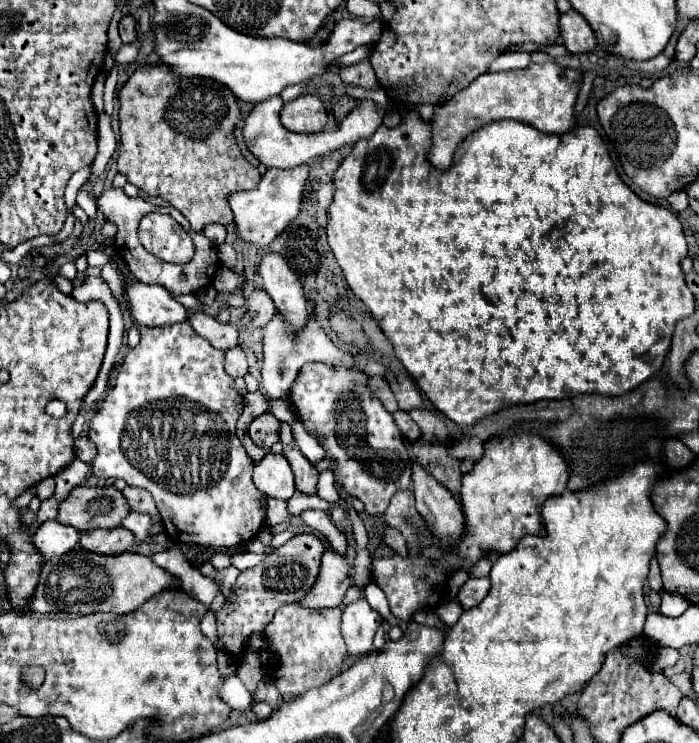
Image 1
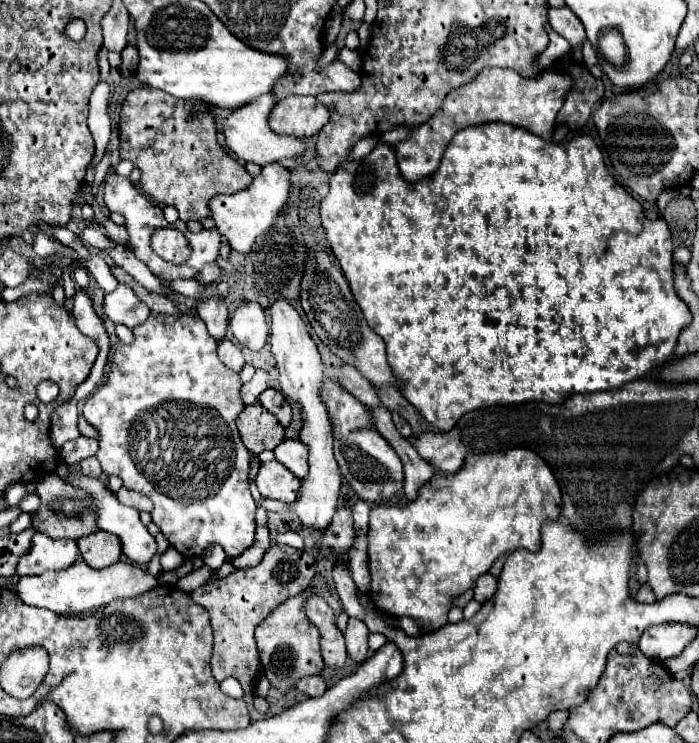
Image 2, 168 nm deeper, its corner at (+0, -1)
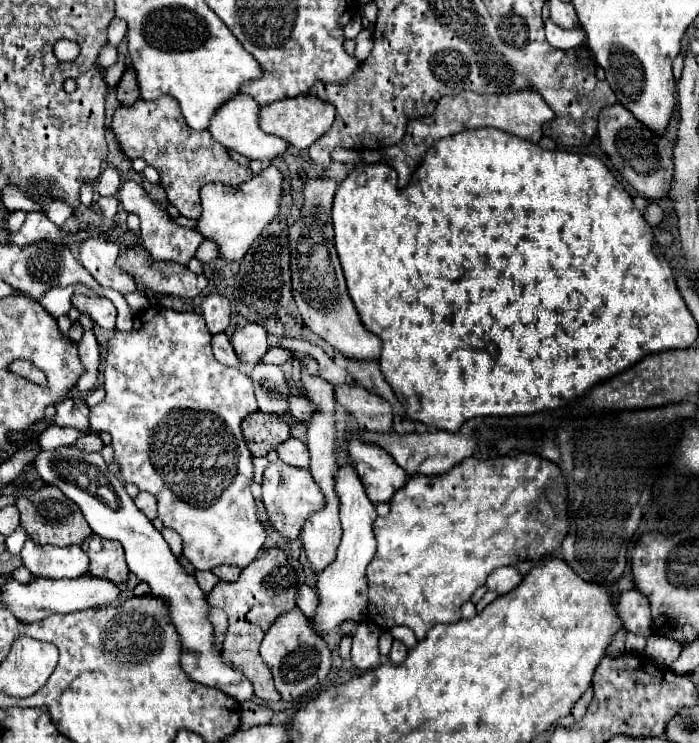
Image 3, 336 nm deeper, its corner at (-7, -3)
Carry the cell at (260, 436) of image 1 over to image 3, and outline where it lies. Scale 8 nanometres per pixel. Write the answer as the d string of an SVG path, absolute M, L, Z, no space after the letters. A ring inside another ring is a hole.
M256 411L244 419L242 435L250 453L254 457L264 457L268 451L276 449L280 443L284 443L284 439L290 437L290 427L278 415Z

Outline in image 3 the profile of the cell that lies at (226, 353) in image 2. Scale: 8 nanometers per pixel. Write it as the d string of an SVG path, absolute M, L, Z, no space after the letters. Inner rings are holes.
M218 333L218 335L212 335L212 351L214 351L214 357L228 365L228 367L238 367L240 361L236 359L236 353L234 353L234 347L230 345L230 339L224 335L224 333Z

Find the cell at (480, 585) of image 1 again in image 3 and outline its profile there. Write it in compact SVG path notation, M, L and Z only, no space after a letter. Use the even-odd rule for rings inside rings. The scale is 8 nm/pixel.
M500 567L500 569L492 571L486 585L488 585L490 591L496 591L498 595L504 595L504 593L512 591L514 587L518 587L520 581L522 581L522 573L516 567Z

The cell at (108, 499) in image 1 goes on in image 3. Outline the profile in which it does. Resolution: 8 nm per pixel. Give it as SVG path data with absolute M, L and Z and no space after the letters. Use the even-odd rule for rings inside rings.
M24 483L22 489L16 489L14 495L16 495L14 505L20 511L20 525L34 543L66 547L66 545L82 543L92 533L86 519L82 517L82 511L54 485L44 485L40 489L30 489L30 485Z

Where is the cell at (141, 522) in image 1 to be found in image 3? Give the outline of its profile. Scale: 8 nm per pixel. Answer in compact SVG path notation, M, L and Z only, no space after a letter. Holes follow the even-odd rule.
M64 445L64 447L56 447L54 451L40 451L34 457L34 467L44 483L56 485L68 499L72 499L80 507L84 519L88 521L90 529L96 535L106 539L116 539L122 543L128 569L140 581L150 585L152 595L168 603L172 623L182 641L182 655L186 655L180 659L180 665L184 659L186 659L186 665L192 665L192 667L182 667L188 679L206 687L216 687L226 695L234 697L238 703L252 699L254 695L252 683L248 683L248 679L244 679L244 675L236 671L222 657L222 647L216 645L214 627L208 621L210 605L206 601L206 593L198 587L196 577L188 573L172 555L162 533L134 505L132 497L126 493L124 483L118 479L118 475L108 471L108 465L102 453L98 451L86 453L74 445Z

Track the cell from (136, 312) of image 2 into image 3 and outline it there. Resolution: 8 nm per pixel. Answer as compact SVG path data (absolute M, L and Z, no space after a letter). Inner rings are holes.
M72 295L70 297L72 307L76 307L80 313L86 313L94 325L102 329L114 329L116 327L116 307L106 297L84 297L84 295Z

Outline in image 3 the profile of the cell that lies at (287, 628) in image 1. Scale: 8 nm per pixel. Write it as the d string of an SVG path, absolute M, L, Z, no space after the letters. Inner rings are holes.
M308 585L300 587L300 591L296 593L296 605L300 607L300 611L302 611L306 617L312 617L312 611L316 609L316 603L318 603L316 591L310 589Z

